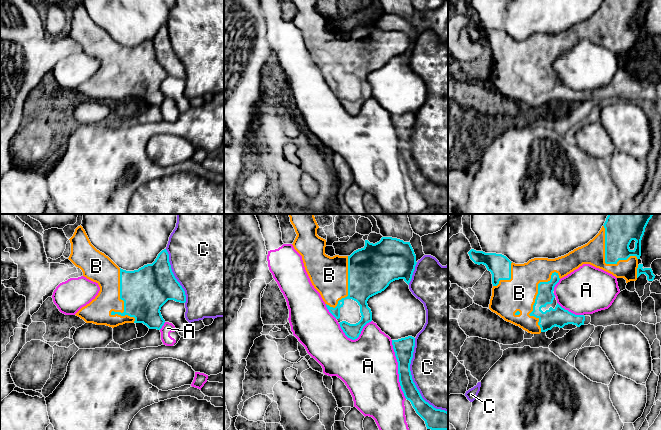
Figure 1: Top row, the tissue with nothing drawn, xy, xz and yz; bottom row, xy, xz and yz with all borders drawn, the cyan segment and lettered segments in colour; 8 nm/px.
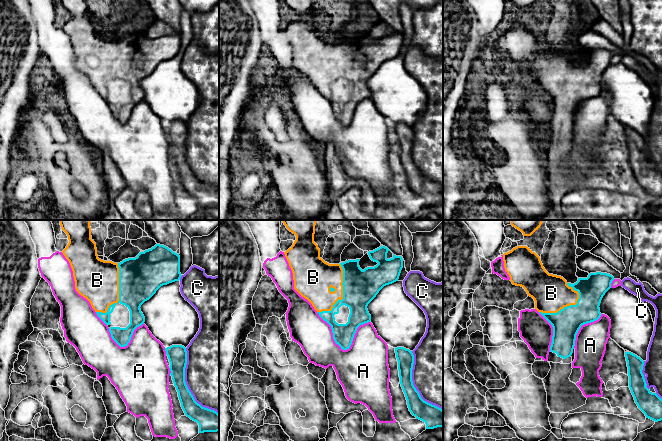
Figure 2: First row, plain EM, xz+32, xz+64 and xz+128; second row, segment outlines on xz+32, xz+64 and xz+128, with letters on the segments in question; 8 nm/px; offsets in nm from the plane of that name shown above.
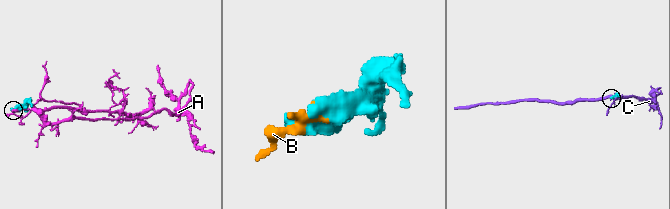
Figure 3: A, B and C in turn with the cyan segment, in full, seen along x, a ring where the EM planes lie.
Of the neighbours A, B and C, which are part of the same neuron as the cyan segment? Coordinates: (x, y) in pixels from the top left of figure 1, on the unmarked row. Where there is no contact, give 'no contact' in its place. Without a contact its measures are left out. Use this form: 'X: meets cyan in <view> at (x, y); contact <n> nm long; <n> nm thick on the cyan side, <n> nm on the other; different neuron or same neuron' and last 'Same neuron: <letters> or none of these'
A: meets cyan in xz at (398, 145); contact 480 nm long; 160 nm thick on the cyan side, 460 nm on the other; different neuron
B: meets cyan in xy at (122, 75); contact 460 nm long; 360 nm thick on the cyan side, 220 nm on the other; same neuron
C: meets cyan in xz at (412, 156); contact 650 nm long; 150 nm thick on the cyan side, 480 nm on the other; different neuron
Same neuron: B

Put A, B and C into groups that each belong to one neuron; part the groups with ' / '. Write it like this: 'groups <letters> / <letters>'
groups A / B / C

